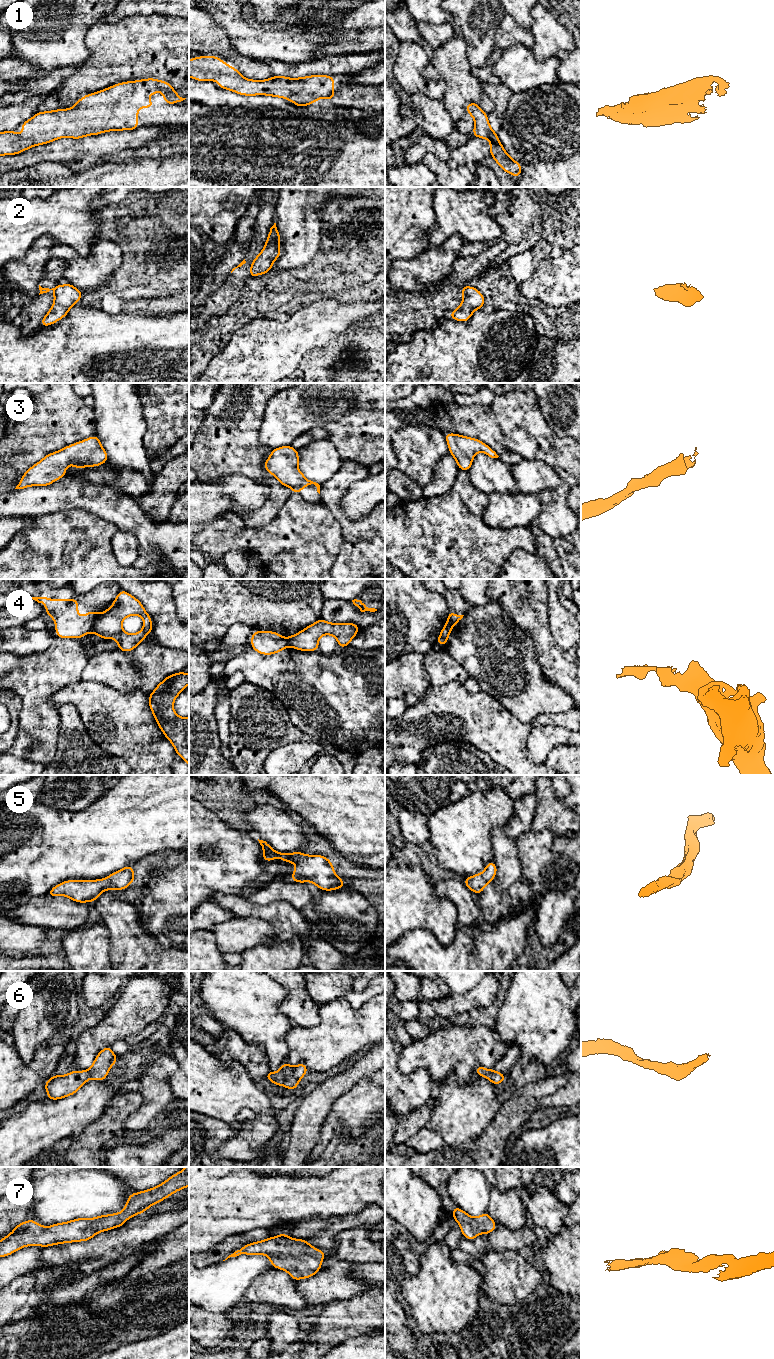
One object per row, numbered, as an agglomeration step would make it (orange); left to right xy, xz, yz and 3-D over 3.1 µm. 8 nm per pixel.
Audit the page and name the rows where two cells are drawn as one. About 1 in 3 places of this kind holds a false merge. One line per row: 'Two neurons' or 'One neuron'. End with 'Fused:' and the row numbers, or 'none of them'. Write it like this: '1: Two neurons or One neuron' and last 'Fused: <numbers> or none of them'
1: One neuron
2: Two neurons
3: One neuron
4: Two neurons
5: One neuron
6: One neuron
7: One neuron
Fused: 2, 4

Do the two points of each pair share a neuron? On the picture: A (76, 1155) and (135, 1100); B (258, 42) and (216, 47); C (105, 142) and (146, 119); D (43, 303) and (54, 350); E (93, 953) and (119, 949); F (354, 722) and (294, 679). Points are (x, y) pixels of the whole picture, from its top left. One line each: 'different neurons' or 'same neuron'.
A: same neuron
B: different neurons
C: different neurons
D: different neurons
E: different neurons
F: same neuron

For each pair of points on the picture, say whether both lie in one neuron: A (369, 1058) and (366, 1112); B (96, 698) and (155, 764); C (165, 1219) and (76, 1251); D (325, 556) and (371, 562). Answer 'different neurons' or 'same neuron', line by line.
A: different neurons
B: same neuron
C: same neuron
D: different neurons

